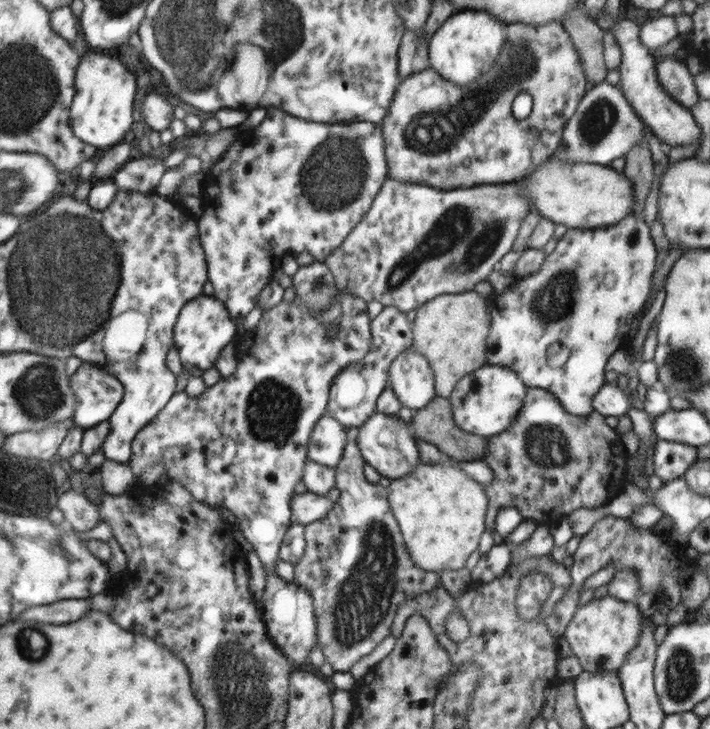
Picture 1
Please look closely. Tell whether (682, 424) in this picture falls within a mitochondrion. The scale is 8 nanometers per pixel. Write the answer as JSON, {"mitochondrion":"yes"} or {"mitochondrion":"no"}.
{"mitochondrion":"no"}

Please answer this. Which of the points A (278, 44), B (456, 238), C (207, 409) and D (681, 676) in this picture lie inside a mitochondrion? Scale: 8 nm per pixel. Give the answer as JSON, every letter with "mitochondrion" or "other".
{"A":"mitochondrion","B":"mitochondrion","C":"other","D":"mitochondrion"}

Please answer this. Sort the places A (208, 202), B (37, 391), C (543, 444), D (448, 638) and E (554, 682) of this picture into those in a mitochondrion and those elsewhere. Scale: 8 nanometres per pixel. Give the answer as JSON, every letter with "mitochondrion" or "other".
{"A":"other","B":"mitochondrion","C":"mitochondrion","D":"other","E":"other"}

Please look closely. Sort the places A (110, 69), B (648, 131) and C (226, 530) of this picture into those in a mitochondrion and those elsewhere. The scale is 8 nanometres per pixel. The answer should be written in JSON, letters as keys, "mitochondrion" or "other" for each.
{"A":"other","B":"other","C":"other"}

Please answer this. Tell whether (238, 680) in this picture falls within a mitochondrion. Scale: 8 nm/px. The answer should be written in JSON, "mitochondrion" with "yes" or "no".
{"mitochondrion":"yes"}

